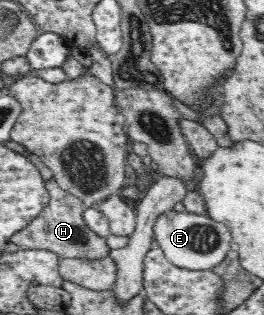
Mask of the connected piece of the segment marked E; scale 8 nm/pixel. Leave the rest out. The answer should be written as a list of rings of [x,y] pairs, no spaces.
[[[179,208],[178,211],[170,210],[168,213],[162,214],[157,217],[154,230],[154,242],[168,261],[180,269],[186,271],[213,271],[227,259],[228,253],[234,248],[232,235],[229,232],[228,226],[218,223],[210,219],[208,215],[196,215],[188,213]]]

